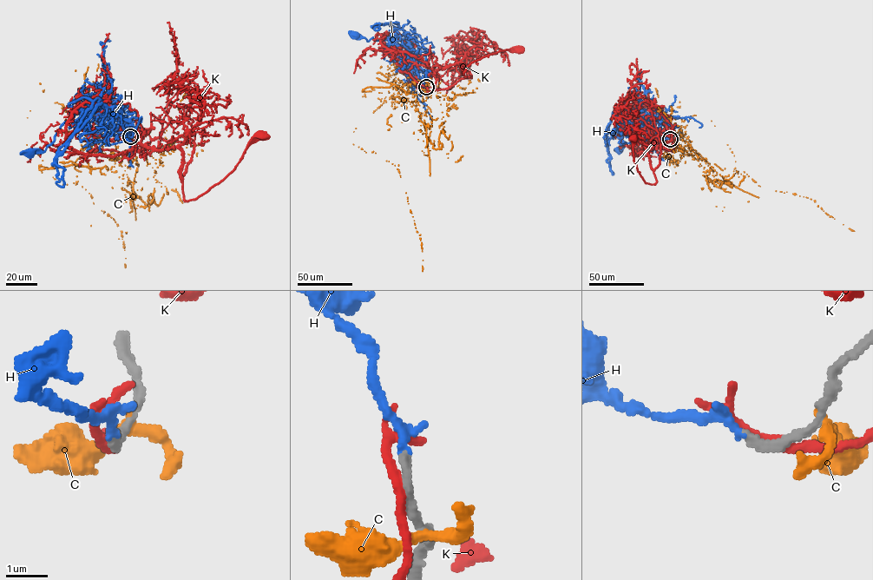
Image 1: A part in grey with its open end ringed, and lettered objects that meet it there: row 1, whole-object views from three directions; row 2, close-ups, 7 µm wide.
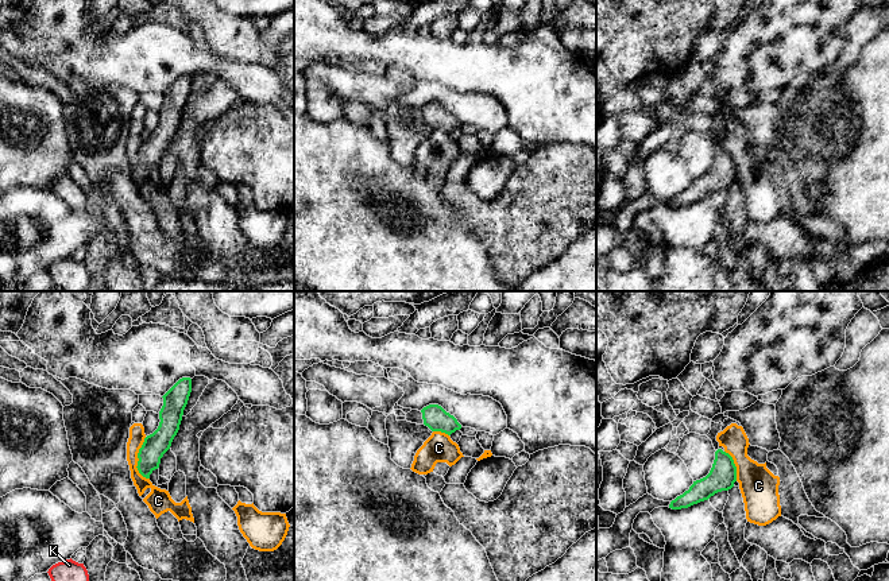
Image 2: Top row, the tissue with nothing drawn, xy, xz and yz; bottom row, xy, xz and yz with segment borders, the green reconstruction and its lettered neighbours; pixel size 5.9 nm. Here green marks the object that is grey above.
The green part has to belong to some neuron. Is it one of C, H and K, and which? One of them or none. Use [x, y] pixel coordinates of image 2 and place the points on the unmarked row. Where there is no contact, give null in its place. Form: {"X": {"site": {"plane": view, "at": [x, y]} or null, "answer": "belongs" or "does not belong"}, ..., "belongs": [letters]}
{"C": {"site": {"plane": "xy", "at": [139, 158]}, "answer": "does not belong"}, "H": {"site": null, "answer": "belongs"}, "K": {"site": null, "answer": "does not belong"}, "belongs": ["H"]}

